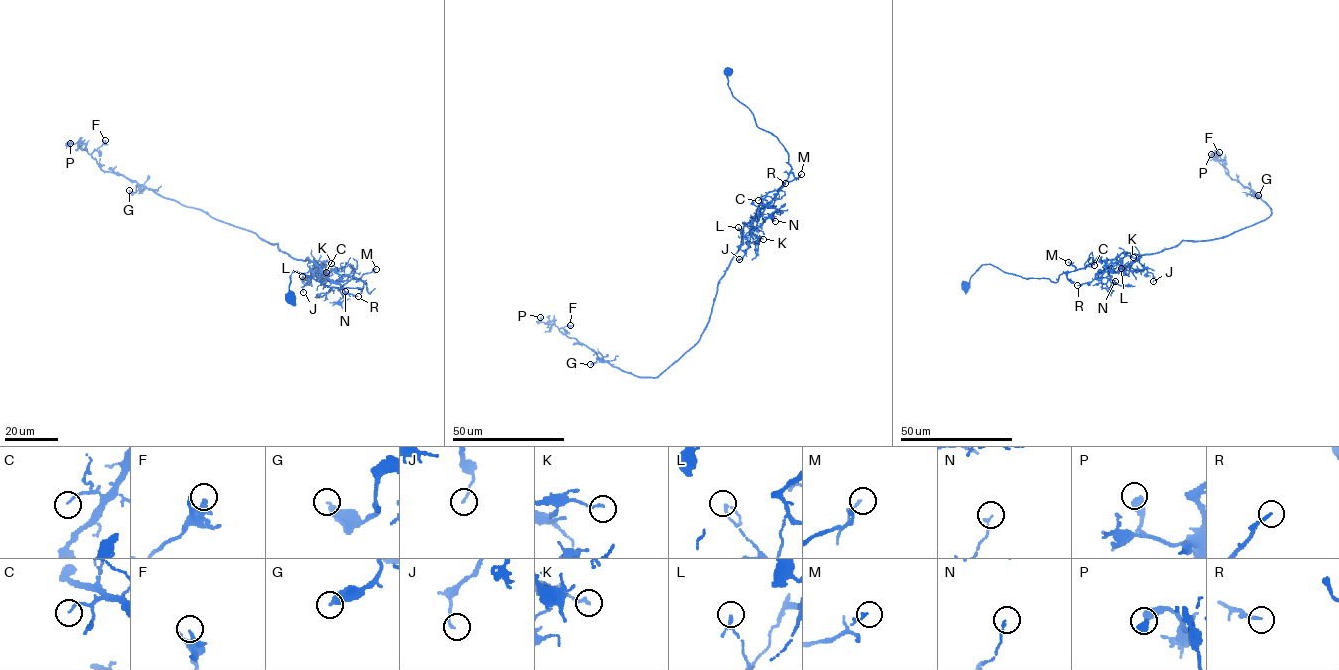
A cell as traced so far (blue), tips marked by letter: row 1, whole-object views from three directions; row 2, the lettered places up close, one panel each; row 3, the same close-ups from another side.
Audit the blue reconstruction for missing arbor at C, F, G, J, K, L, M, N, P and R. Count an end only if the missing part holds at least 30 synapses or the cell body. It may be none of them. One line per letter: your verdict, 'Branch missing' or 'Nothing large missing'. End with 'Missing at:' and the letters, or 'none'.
C: Nothing large missing
F: Nothing large missing
G: Nothing large missing
J: Nothing large missing
K: Nothing large missing
L: Nothing large missing
M: Nothing large missing
N: Nothing large missing
P: Nothing large missing
R: Nothing large missing
Missing at: none

